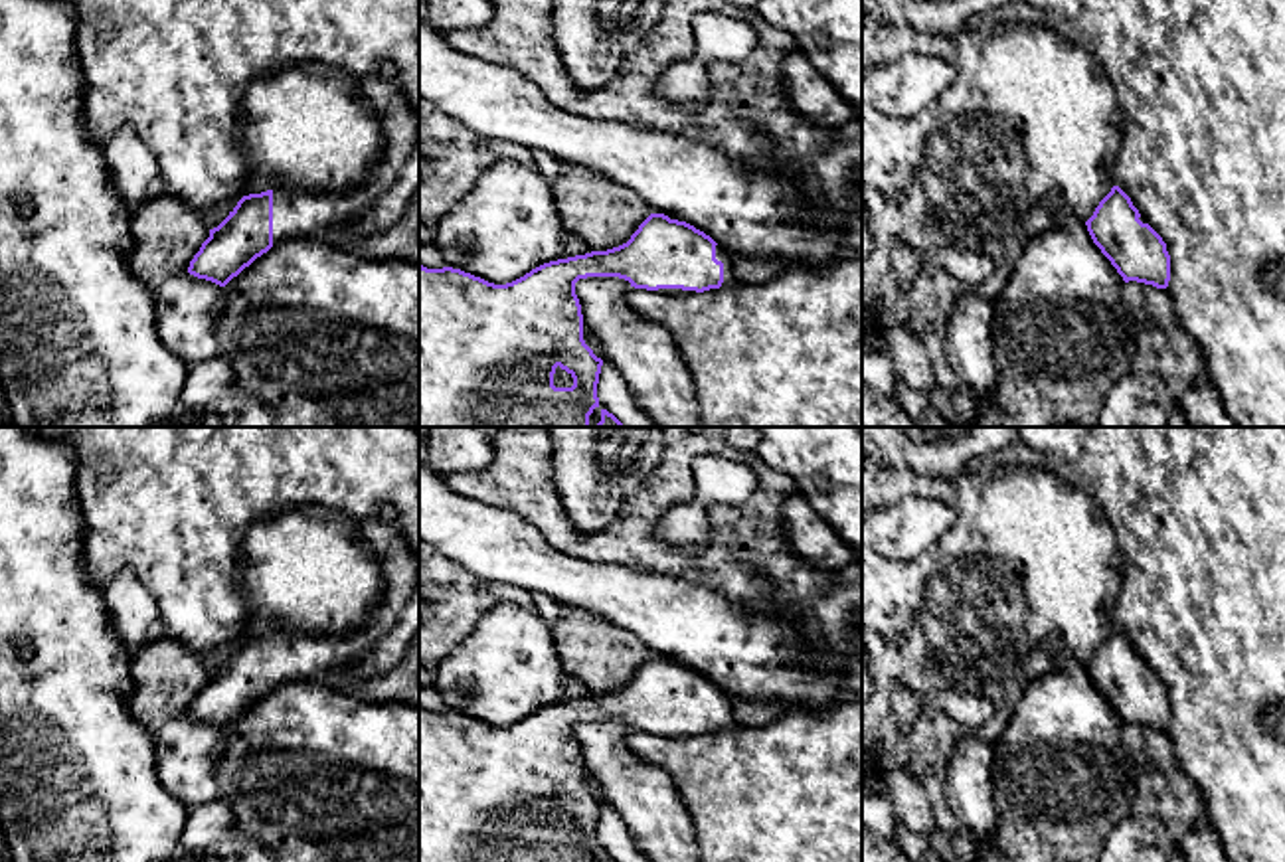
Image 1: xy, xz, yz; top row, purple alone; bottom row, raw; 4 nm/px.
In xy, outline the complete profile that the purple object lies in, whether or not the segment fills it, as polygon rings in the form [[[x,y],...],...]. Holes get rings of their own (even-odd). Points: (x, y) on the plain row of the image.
[[[368,520],[358,526],[358,532],[378,558],[384,577],[382,605],[368,625],[348,637],[283,629],[243,639],[229,658],[210,672],[210,680],[190,704],[190,718],[225,730],[279,684],[328,680],[334,670],[360,660],[378,639],[389,633],[419,585],[419,561],[389,522]]]

